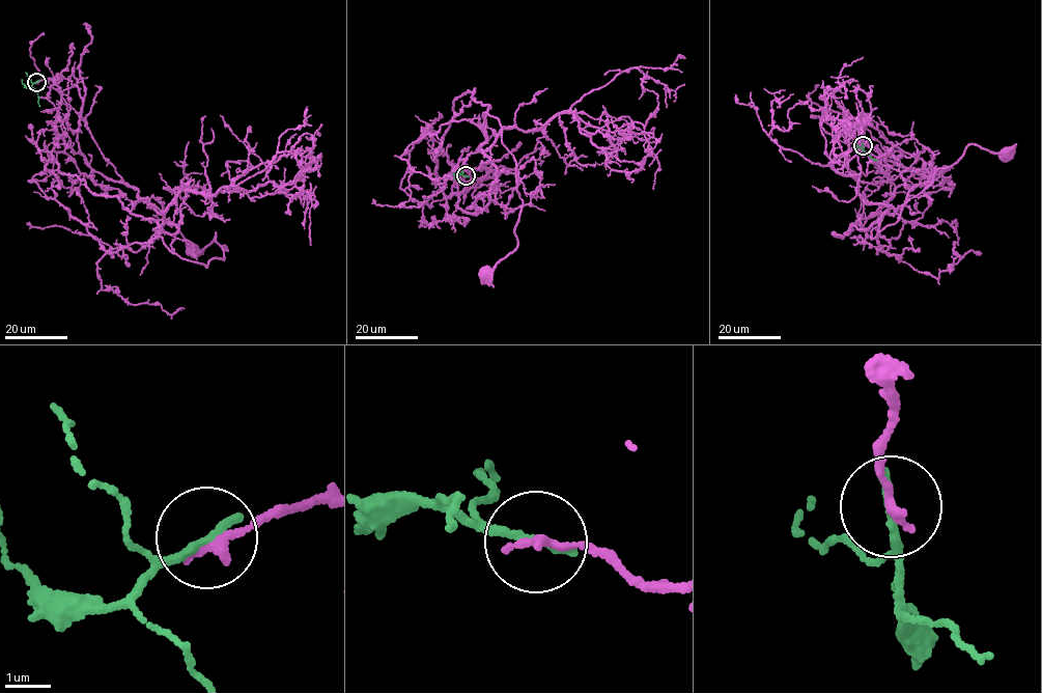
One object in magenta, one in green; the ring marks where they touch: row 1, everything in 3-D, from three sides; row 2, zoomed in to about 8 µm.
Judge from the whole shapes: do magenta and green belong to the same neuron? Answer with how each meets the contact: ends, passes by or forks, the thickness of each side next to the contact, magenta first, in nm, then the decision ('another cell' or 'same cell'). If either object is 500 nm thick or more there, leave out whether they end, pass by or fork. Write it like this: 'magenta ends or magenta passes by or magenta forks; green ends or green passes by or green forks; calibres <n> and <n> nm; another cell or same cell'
magenta ends; green ends; calibres 240 and 240 nm; another cell

